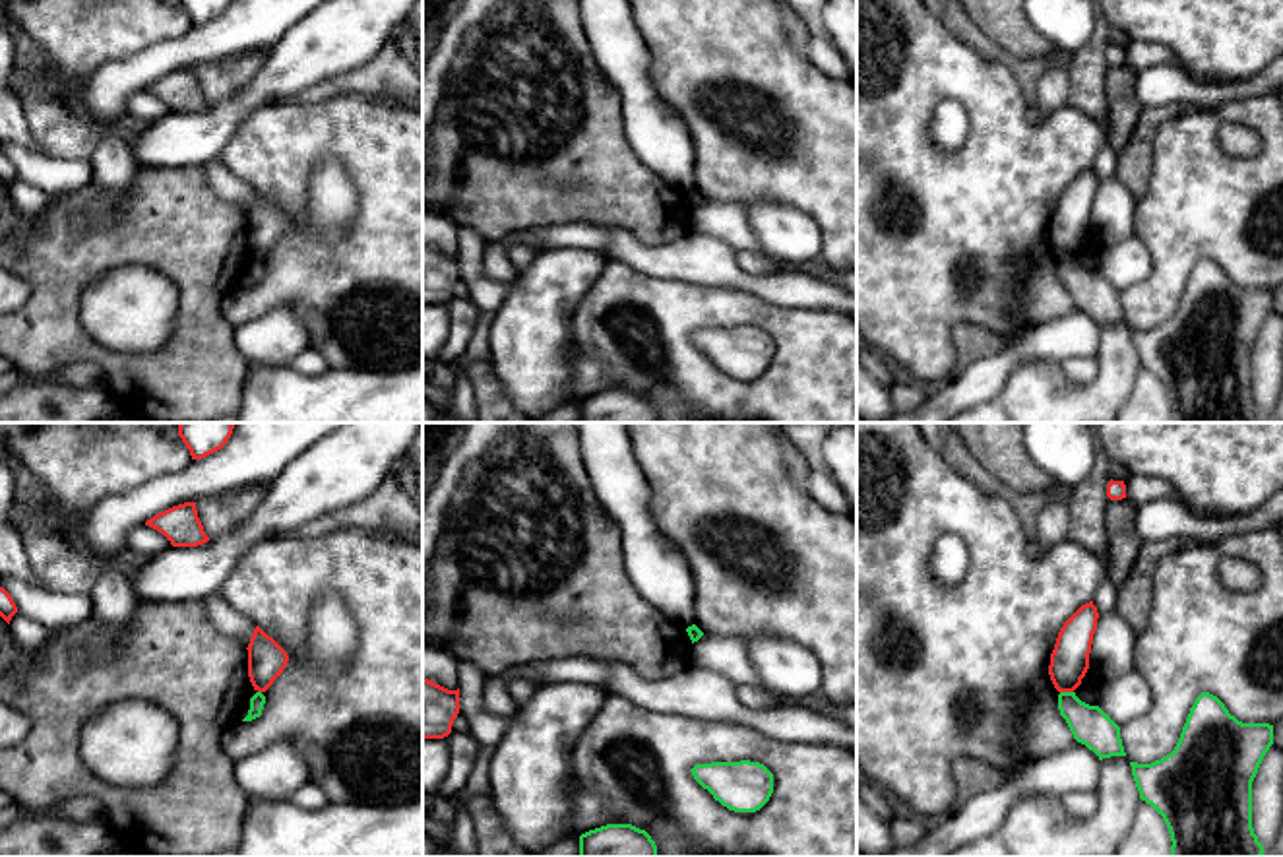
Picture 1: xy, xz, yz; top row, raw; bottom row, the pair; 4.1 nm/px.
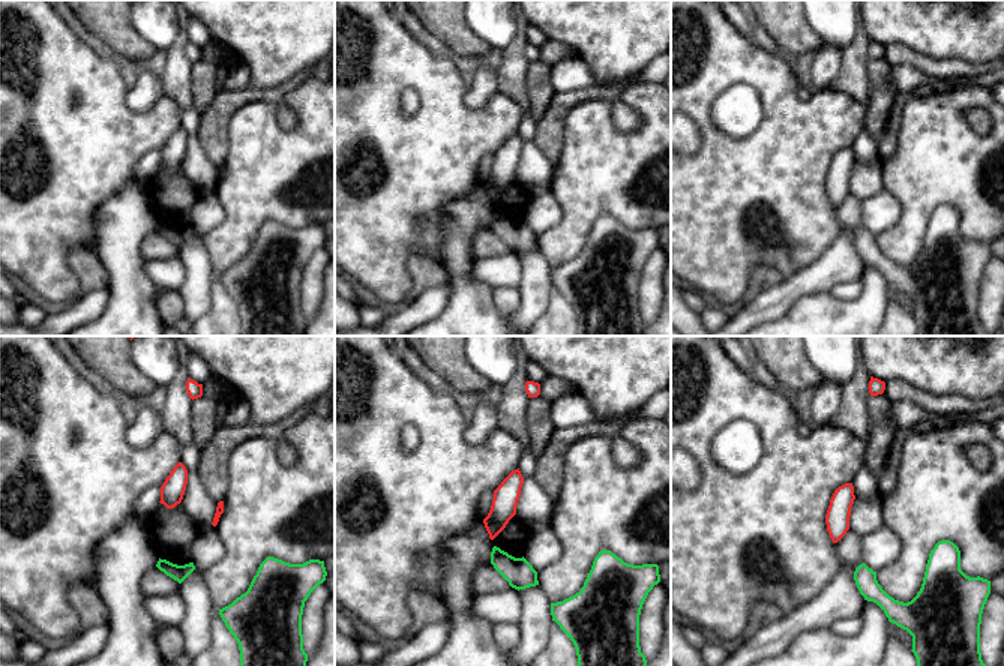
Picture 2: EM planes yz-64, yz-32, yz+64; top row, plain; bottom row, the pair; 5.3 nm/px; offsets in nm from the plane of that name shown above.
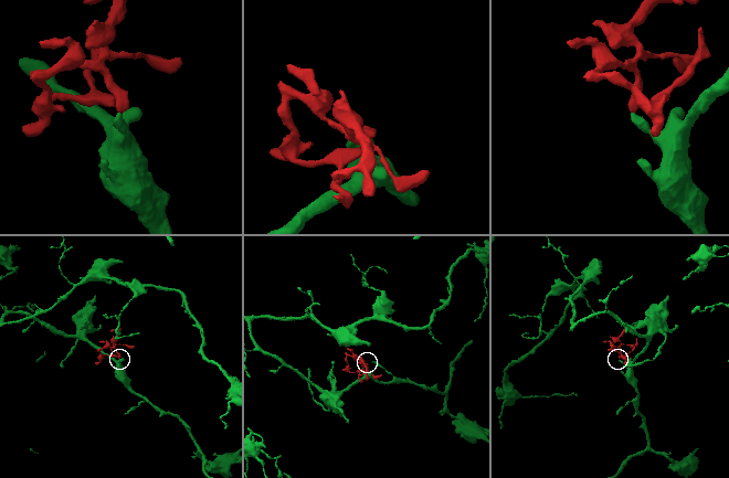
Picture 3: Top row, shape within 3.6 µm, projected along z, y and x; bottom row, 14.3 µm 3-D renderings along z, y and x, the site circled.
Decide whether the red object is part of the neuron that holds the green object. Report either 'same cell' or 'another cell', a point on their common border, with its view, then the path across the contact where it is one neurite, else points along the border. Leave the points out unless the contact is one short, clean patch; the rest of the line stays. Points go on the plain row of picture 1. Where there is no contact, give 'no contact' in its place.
another cell; contact yz (1066, 258); border yz (1061, 256), (1072, 258)

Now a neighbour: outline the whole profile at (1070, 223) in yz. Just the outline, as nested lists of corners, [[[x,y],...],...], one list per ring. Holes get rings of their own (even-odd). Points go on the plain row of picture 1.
[[[1089,167],[1060,194],[1048,231],[1050,246],[1058,258],[1074,258],[1081,250],[1089,235],[1097,184],[1097,173]]]

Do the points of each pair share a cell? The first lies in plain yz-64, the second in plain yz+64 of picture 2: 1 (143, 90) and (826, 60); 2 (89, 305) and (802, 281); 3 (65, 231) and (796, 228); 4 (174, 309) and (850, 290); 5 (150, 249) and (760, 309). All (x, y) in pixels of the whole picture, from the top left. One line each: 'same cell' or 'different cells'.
1: same cell
2: same cell
3: same cell
4: same cell
5: different cells

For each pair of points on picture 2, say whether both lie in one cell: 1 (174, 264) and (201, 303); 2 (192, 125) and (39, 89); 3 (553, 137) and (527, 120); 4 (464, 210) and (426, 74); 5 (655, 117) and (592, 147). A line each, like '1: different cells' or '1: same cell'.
1: different cells
2: different cells
3: different cells
4: different cells
5: same cell

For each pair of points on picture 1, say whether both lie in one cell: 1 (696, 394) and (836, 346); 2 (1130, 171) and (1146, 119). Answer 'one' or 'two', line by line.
1: one
2: one

